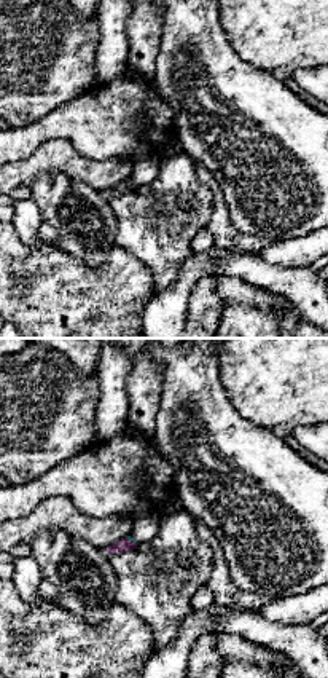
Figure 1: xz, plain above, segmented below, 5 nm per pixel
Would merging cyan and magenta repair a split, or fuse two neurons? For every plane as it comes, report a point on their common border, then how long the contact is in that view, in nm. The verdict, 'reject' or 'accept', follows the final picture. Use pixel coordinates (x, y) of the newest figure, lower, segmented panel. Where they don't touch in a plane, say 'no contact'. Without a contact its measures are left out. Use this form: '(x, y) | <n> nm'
(131, 541) | 70 nm

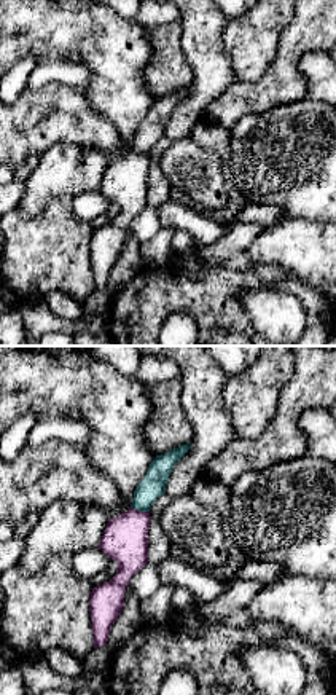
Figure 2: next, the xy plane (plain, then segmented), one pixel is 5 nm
(139, 510) | 90 nm

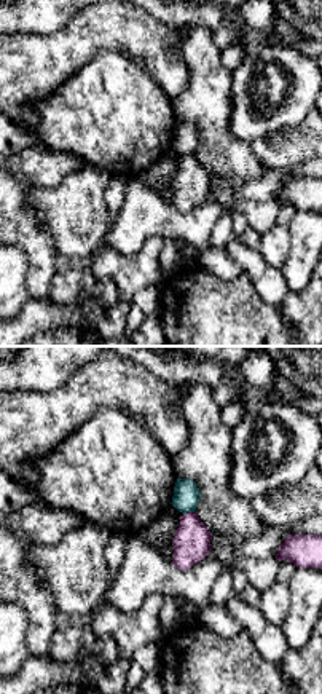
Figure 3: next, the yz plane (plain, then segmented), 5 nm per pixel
(188, 511) | 70 nm

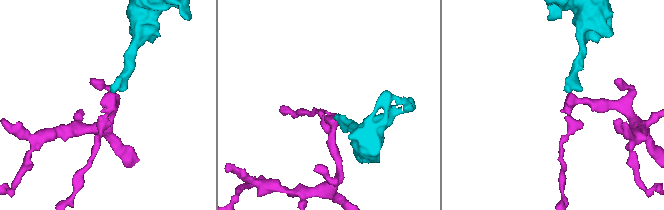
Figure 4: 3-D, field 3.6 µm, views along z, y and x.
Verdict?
reject

